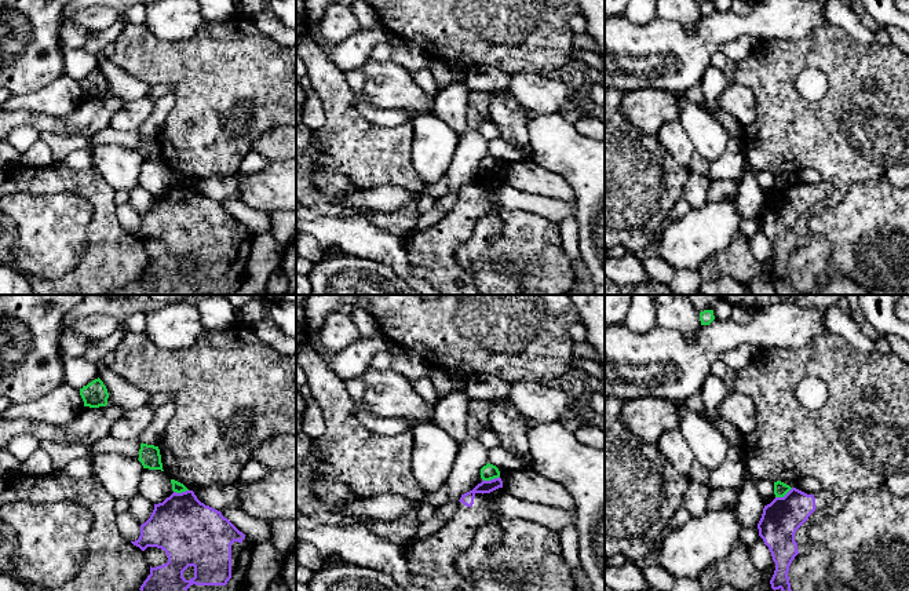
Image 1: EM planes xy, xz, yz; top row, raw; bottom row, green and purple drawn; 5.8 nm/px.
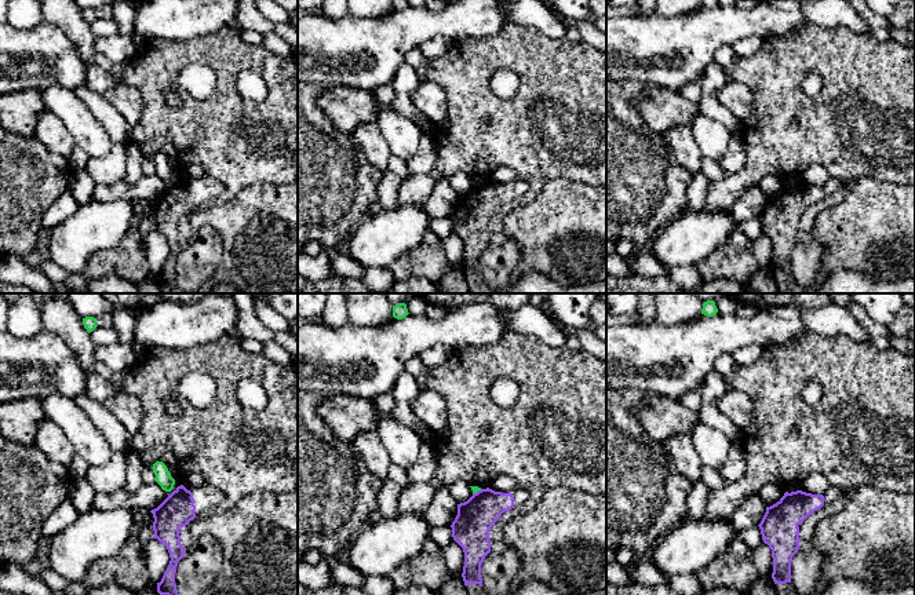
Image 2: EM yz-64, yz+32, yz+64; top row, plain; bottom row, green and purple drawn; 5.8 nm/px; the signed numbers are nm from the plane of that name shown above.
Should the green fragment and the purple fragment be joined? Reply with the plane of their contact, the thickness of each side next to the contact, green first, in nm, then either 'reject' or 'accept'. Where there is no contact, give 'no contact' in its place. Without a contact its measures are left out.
meets green in xz; 90 nm thick on the green side, 80 nm on the other; reject

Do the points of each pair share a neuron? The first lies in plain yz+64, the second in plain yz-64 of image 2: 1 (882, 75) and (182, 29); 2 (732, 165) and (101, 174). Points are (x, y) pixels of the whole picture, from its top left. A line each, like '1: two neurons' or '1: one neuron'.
1: two neurons
2: one neuron

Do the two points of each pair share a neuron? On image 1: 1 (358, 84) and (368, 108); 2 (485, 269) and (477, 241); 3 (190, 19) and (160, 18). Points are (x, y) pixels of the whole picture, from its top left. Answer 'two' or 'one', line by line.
1: one
2: one
3: one

